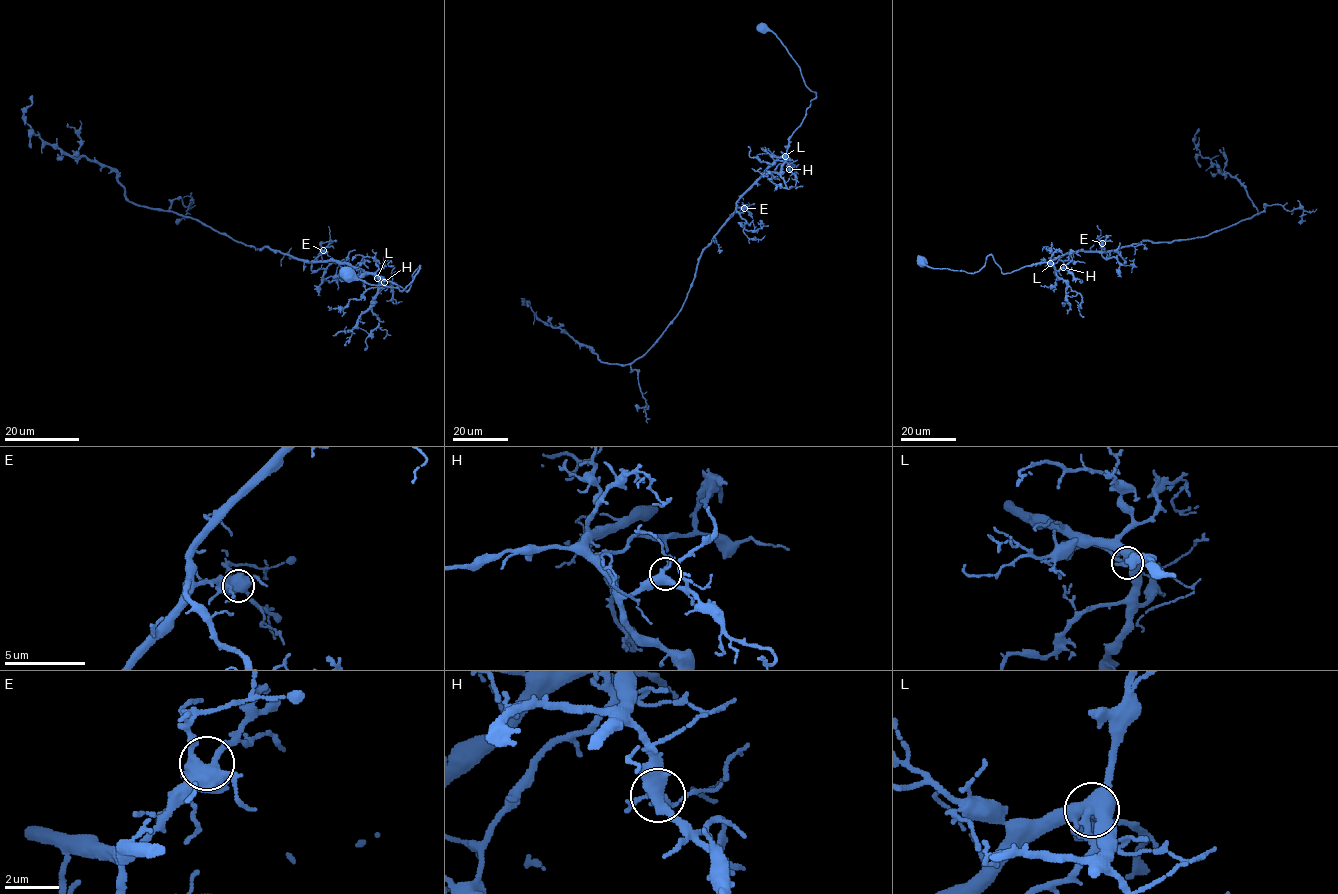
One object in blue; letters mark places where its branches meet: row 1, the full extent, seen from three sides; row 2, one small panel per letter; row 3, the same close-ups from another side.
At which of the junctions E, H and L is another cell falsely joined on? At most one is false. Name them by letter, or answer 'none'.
L

